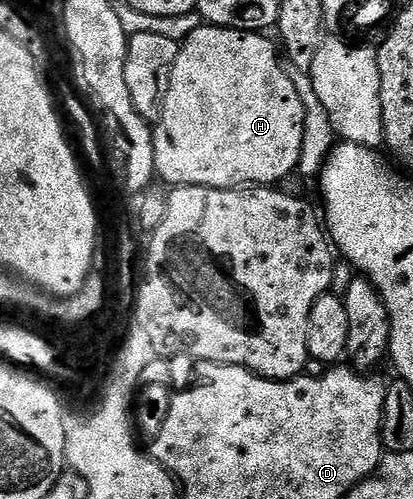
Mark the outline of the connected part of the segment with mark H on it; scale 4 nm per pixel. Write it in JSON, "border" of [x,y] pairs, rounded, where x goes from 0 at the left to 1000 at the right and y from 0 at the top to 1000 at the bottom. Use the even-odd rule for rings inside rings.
{"border":[[[482,50],[453,80],[441,80],[419,154],[409,154],[395,224],[370,255],[375,349],[395,367],[416,377],[586,379],[600,371],[673,369],[673,359],[722,337],[738,218],[709,162],[692,152],[668,88],[663,94],[646,74],[613,62]]]}

